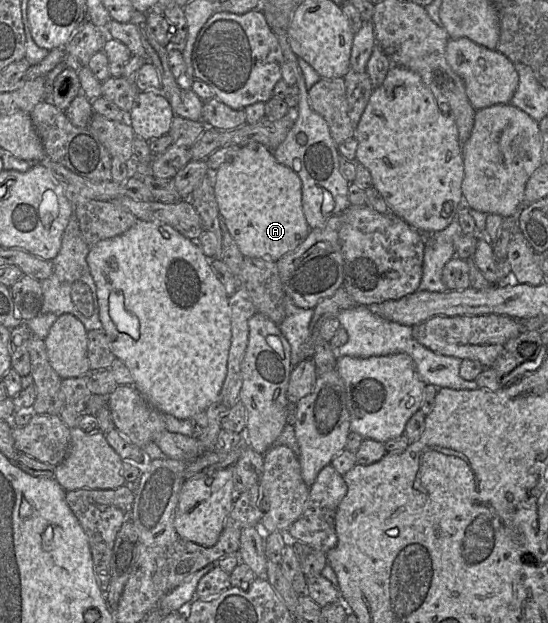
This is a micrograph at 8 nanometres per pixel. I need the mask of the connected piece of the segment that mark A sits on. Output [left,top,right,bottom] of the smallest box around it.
[214,142,311,261]

